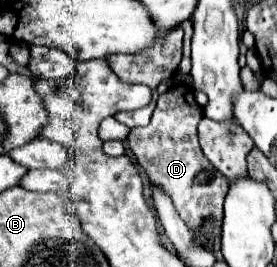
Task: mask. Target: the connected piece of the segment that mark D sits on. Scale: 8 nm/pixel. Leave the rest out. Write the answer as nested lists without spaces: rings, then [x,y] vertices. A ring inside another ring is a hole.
[[[178,83],[178,85],[172,85],[170,91],[160,95],[150,125],[134,127],[134,129],[130,129],[130,135],[128,135],[128,145],[130,145],[138,165],[142,165],[142,169],[148,173],[148,179],[152,183],[162,185],[162,189],[170,195],[180,217],[184,219],[184,223],[188,227],[206,227],[210,223],[220,223],[222,221],[222,197],[226,197],[226,191],[228,191],[228,181],[224,181],[224,175],[214,169],[214,165],[206,159],[206,155],[200,149],[196,127],[202,117],[204,117],[202,107],[196,105],[192,87],[186,83]]]

